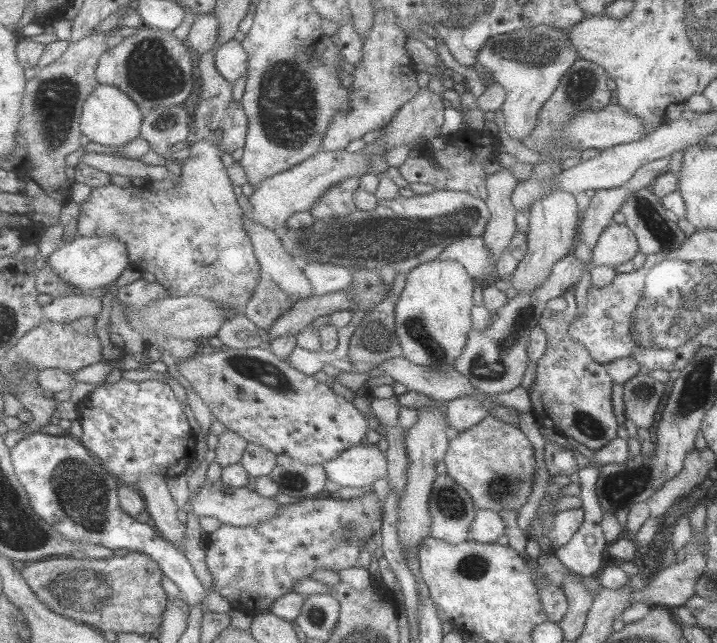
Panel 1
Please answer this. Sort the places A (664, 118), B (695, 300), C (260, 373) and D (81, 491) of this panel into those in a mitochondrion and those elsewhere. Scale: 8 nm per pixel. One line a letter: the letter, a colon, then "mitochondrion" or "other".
A: other
B: mitochondrion
C: mitochondrion
D: mitochondrion

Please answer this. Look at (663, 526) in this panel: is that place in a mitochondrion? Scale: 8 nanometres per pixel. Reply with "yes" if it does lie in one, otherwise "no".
no

